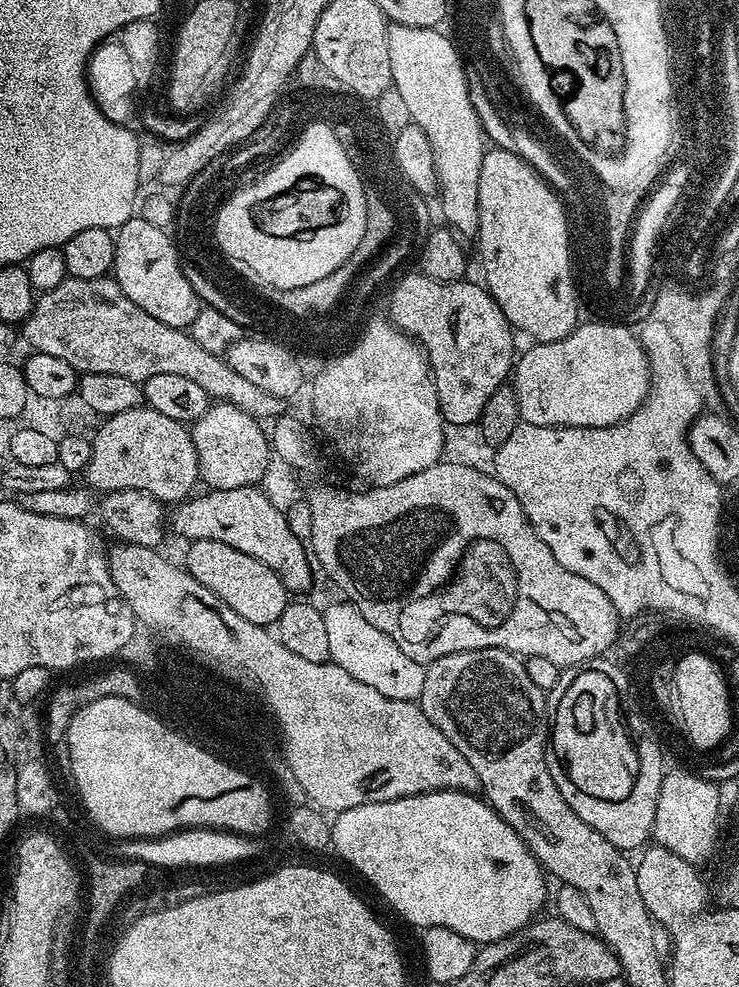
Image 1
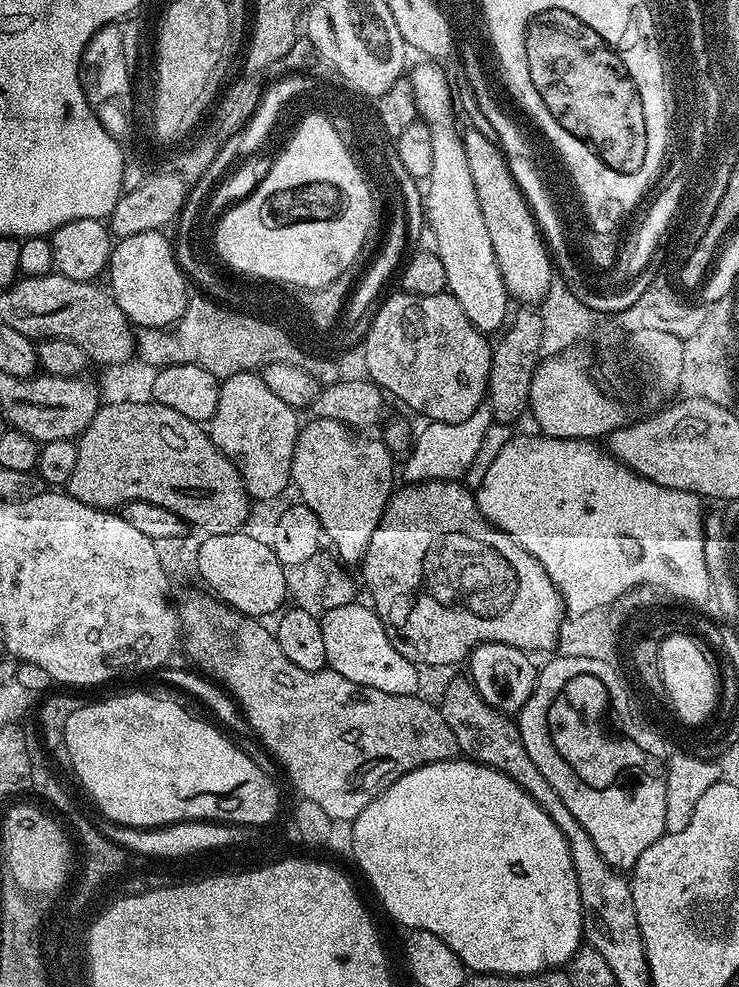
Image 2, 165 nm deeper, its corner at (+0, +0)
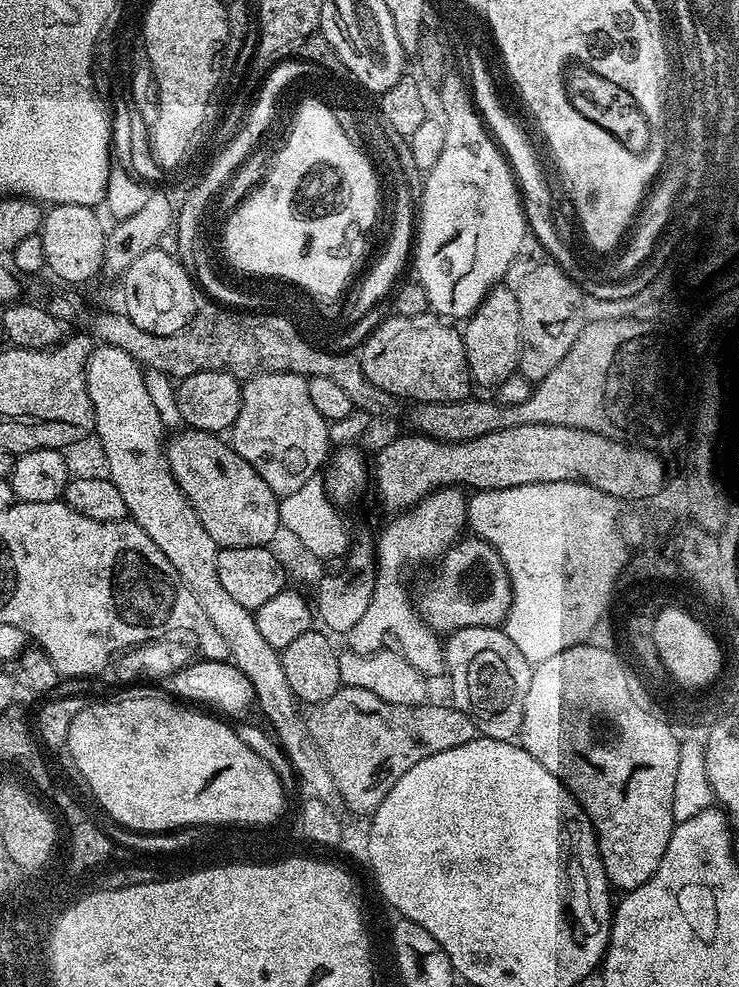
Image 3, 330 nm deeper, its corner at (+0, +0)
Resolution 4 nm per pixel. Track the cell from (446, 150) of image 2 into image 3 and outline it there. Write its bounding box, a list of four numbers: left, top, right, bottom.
[462,287,519,386]

